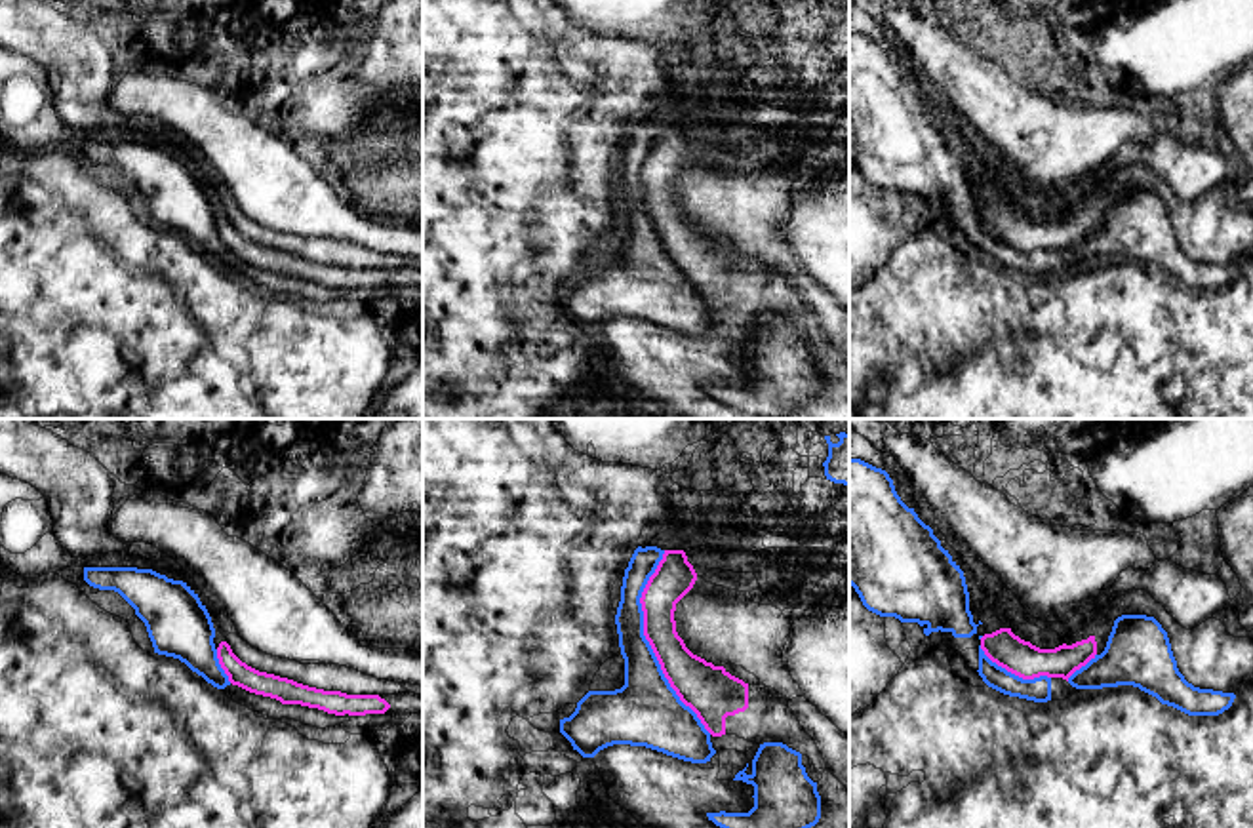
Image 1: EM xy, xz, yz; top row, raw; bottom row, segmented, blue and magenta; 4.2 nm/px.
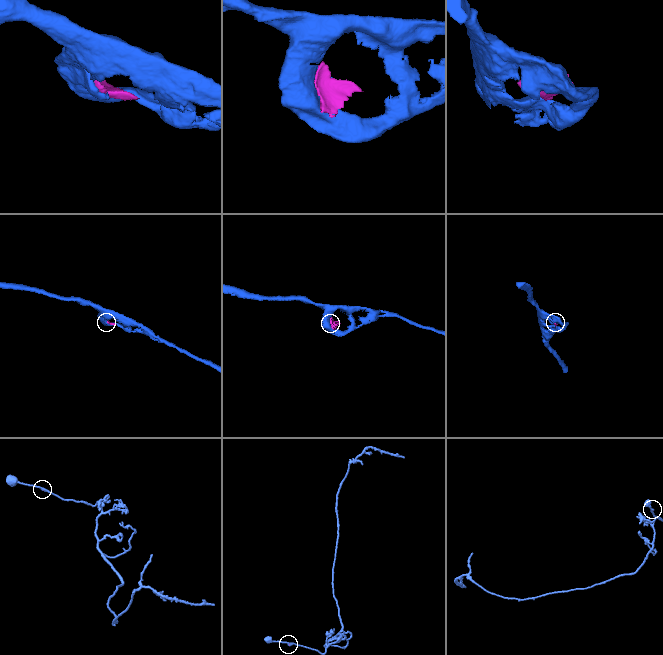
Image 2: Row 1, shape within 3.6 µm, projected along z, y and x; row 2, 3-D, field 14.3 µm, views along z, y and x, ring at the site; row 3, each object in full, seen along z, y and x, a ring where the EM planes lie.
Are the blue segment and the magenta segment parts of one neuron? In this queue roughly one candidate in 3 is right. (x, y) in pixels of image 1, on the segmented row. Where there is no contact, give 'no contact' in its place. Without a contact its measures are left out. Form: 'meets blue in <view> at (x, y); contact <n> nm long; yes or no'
meets blue in xz at (648, 642); contact 800 nm long; no

